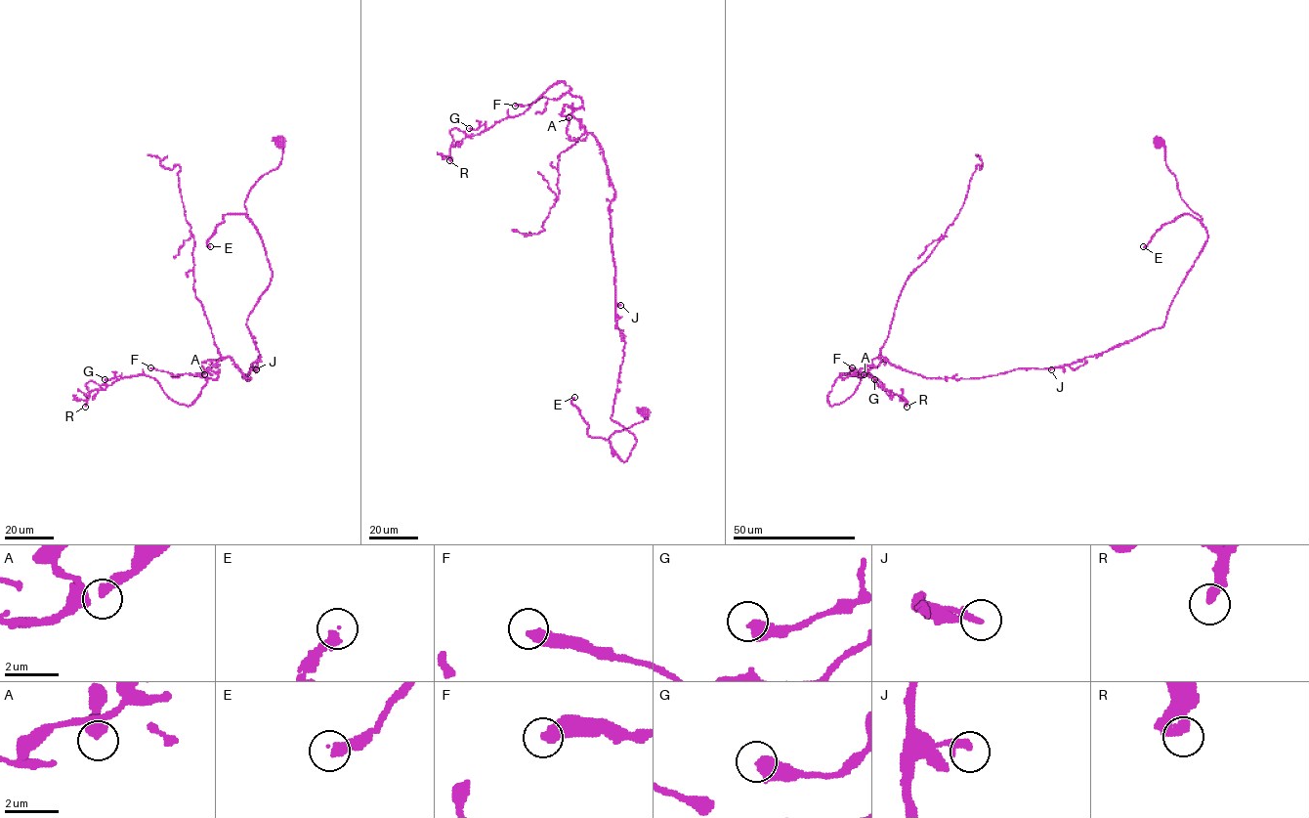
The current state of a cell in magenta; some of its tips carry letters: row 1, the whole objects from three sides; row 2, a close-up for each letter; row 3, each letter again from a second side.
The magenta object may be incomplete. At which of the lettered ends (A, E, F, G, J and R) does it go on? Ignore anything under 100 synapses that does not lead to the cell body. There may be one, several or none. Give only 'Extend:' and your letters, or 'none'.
Extend: E

